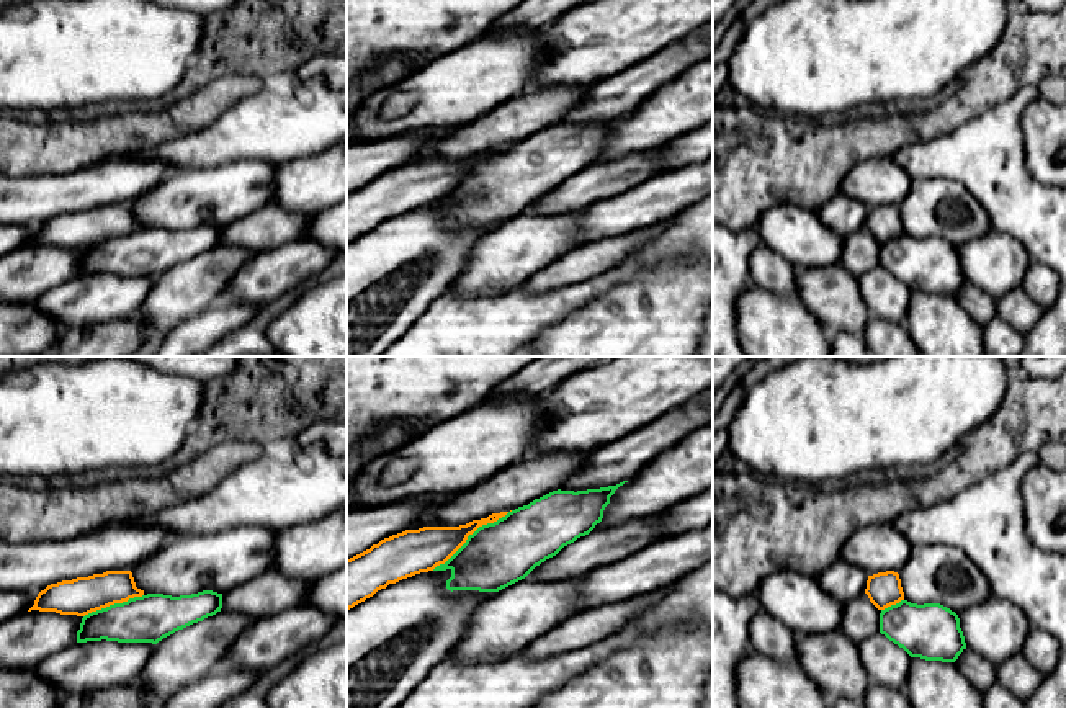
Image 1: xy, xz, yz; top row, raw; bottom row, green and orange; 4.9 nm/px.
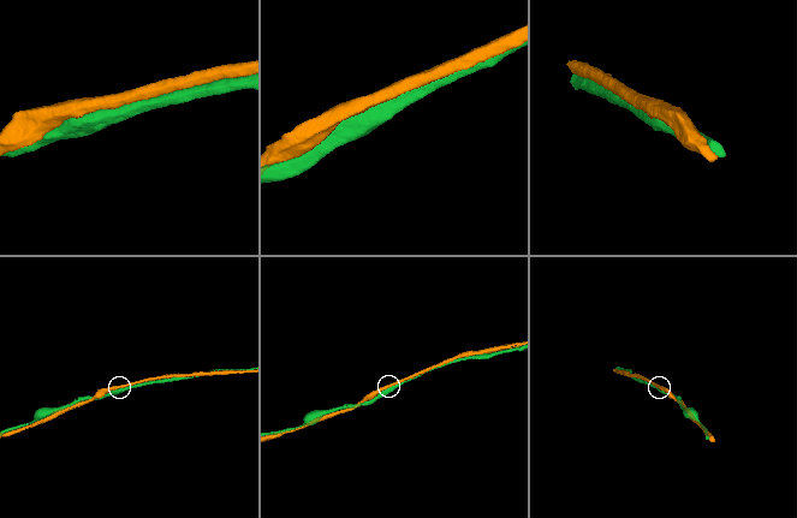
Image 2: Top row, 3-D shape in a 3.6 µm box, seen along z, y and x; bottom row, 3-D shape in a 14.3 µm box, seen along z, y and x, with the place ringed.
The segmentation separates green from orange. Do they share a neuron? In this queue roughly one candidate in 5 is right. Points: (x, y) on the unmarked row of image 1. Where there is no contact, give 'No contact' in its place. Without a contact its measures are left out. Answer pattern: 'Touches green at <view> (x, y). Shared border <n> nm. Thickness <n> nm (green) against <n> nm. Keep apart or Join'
Touches green at xz (473, 167). Shared border 500 nm. Thickness 320 nm (green) against 200 nm. Keep apart

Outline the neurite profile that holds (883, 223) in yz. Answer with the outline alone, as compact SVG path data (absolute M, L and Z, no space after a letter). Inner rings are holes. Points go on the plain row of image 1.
M894 204L868 209L865 227L878 244L904 234L899 208Z

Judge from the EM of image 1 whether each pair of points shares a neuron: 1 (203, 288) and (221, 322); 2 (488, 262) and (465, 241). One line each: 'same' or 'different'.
1: different
2: different

